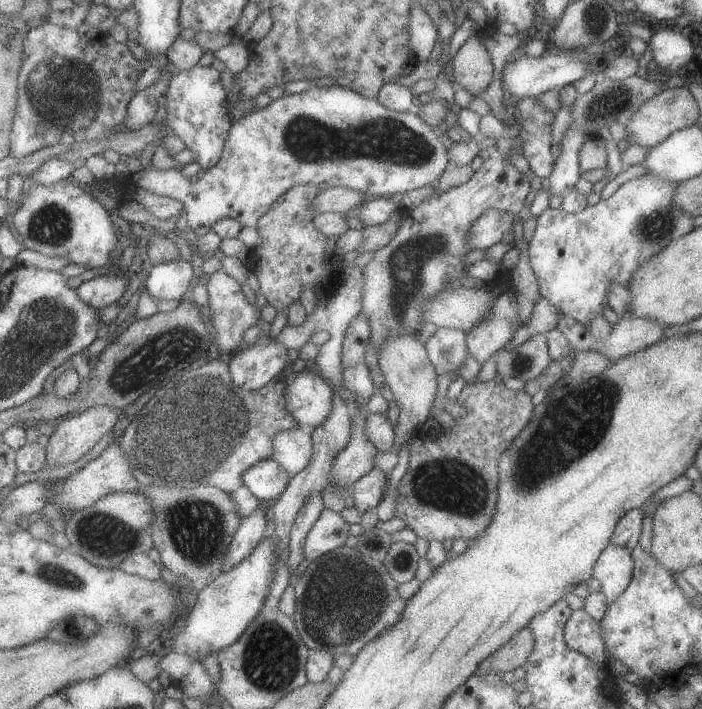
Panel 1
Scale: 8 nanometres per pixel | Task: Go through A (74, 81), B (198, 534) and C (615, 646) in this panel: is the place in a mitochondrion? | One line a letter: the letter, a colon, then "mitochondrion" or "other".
A: mitochondrion
B: mitochondrion
C: other

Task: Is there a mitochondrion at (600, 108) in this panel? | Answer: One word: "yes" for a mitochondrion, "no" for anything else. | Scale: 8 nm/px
yes

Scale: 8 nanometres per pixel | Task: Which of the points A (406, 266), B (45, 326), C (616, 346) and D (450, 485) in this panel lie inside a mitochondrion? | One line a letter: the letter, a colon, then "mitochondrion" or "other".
A: mitochondrion
B: mitochondrion
C: other
D: mitochondrion

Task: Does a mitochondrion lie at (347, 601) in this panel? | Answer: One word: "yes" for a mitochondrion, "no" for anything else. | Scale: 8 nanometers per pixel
yes

